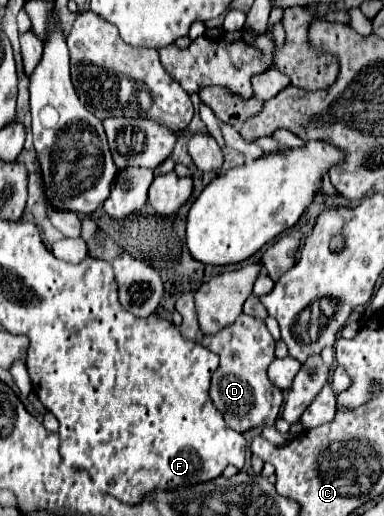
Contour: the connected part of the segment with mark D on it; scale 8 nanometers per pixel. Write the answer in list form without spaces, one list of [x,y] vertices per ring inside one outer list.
[[[185,293],[177,299],[177,311],[183,317],[181,333],[187,339],[193,339],[195,343],[215,351],[221,359],[217,371],[211,377],[209,397],[213,405],[221,411],[225,423],[239,433],[245,433],[261,425],[263,427],[275,425],[281,411],[281,403],[283,403],[283,391],[277,389],[267,377],[267,367],[275,359],[275,339],[267,331],[265,323],[261,319],[241,313],[235,323],[223,327],[213,335],[205,335],[199,329],[197,311],[195,311],[195,305],[191,303],[191,297],[193,293]]]

